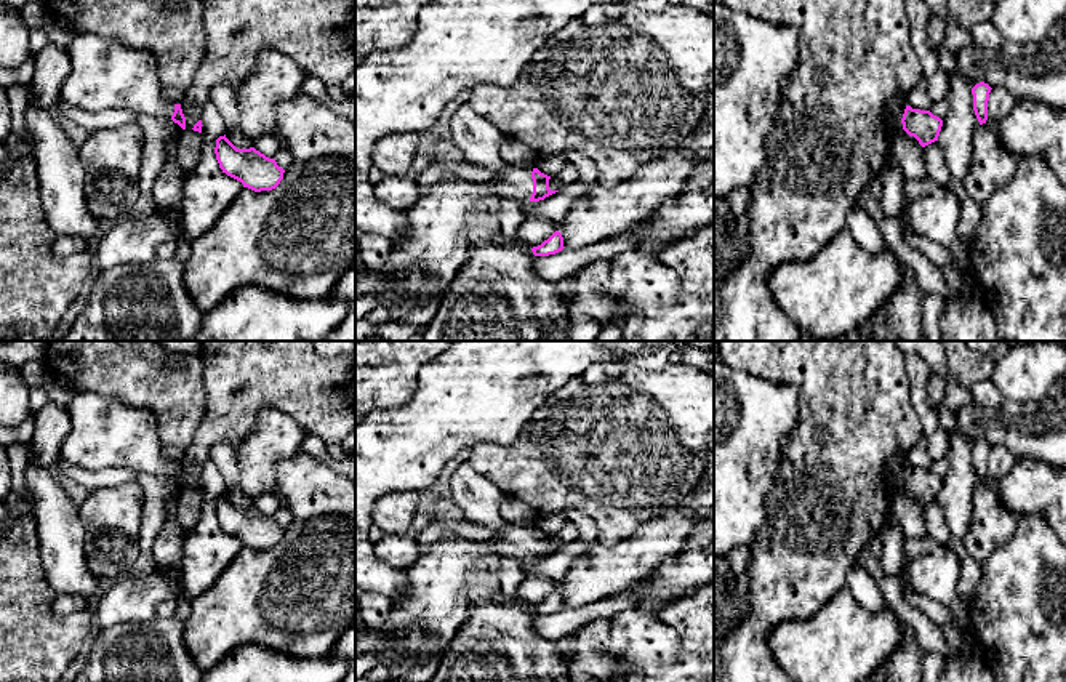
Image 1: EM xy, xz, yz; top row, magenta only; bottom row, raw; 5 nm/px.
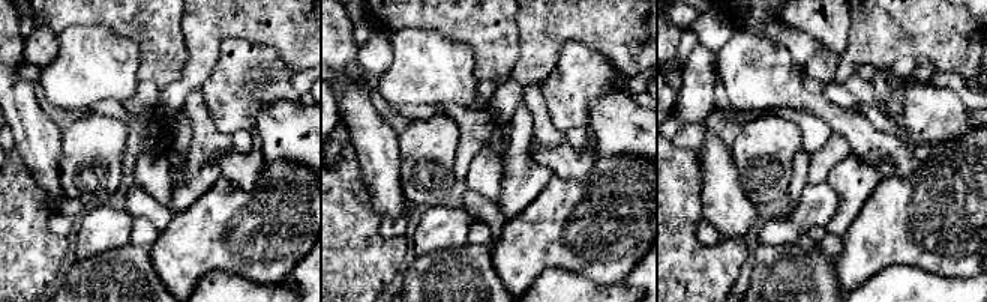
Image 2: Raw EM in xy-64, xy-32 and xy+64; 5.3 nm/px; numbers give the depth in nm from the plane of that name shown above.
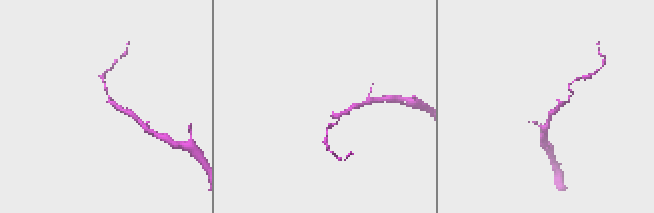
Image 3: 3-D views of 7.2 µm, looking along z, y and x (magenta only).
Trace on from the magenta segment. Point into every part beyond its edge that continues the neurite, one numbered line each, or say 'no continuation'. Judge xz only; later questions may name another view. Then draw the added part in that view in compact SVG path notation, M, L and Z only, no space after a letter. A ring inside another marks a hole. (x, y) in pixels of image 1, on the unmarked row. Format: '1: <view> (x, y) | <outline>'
1: xz (418, 628) | M506 522L503 528L493 530L488 541L474 541L456 533L447 533L432 543L407 570L410 589L402 600L391 604L383 626L371 629L362 623L355 629L362 634L355 645L355 655L376 652L386 660L395 660L392 680L429 682L443 652L469 615L471 599L466 576L475 570L491 568L504 557L530 560L533 552L531 530L533 527Z

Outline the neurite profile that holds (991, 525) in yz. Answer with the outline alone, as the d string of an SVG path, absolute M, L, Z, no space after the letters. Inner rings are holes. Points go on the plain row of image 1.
M980 483L973 493L970 530L962 543L981 565L999 546L1015 535L1018 516L1005 509L996 491Z

